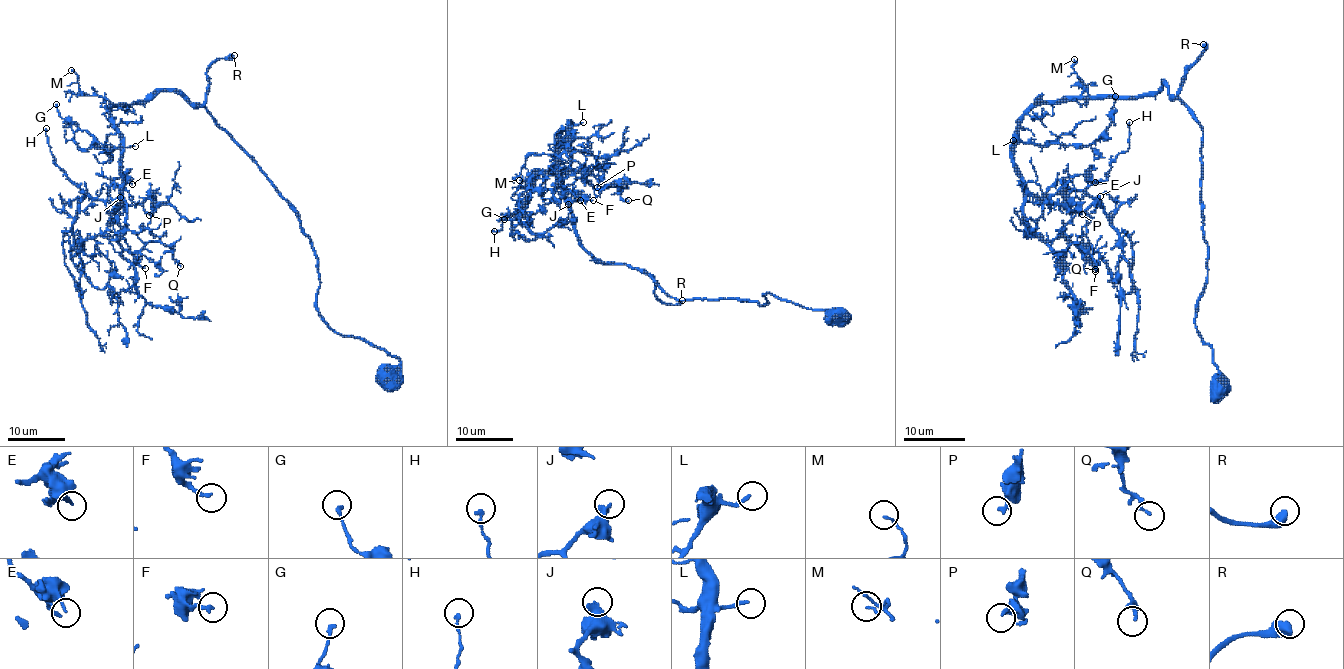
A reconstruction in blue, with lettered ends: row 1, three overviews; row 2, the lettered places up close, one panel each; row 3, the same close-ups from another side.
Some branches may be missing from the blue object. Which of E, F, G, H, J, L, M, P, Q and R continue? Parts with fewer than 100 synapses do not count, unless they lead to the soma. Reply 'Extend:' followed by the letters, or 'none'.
Extend: R

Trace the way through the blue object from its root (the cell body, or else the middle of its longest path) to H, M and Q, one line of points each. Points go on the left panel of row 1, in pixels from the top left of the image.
H: (389, 378), (397, 358), (320, 314), (298, 212), (203, 107), (110, 110), (120, 205), (46, 128)
M: (389, 378), (397, 358), (320, 314), (298, 212), (203, 107), (173, 91), (113, 104), (71, 70)
Q: (389, 378), (397, 358), (320, 314), (298, 212), (155, 91), (110, 110), (119, 243), (180, 266)

